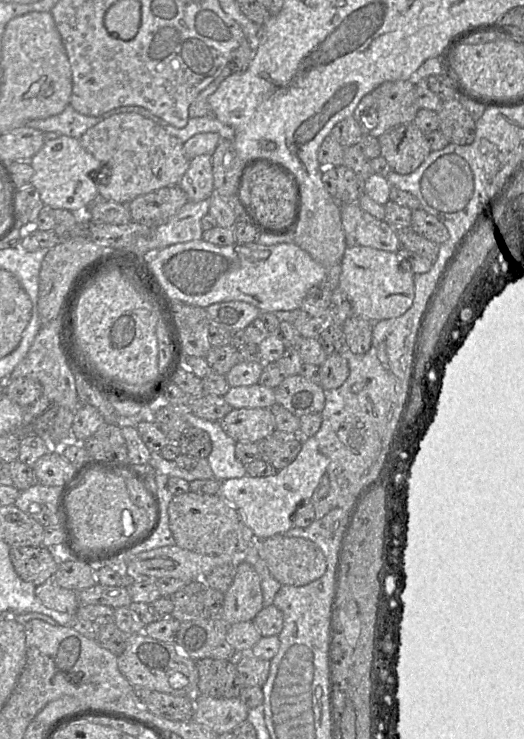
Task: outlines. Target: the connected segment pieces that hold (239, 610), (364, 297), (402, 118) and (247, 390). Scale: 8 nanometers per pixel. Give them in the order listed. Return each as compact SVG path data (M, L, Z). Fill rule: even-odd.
M239 561L233 581L224 593L220 618L229 626L253 621L263 607L259 575L249 563Z
M347 246L340 262L338 288L347 296L353 314L376 322L404 314L414 299L414 272L411 263L400 261L395 252L367 246Z
M416 79L386 81L362 97L353 113L353 117L363 134L378 138L398 125L413 123L418 110Z
M259 383L229 387L223 398L232 408L270 408L276 403L275 389Z

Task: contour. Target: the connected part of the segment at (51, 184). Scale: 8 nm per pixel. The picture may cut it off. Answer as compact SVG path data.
M61 135L48 140L29 162L34 170L30 184L38 190L45 207L83 214L99 199L98 187L104 185L97 176L101 162L82 147L79 139Z

